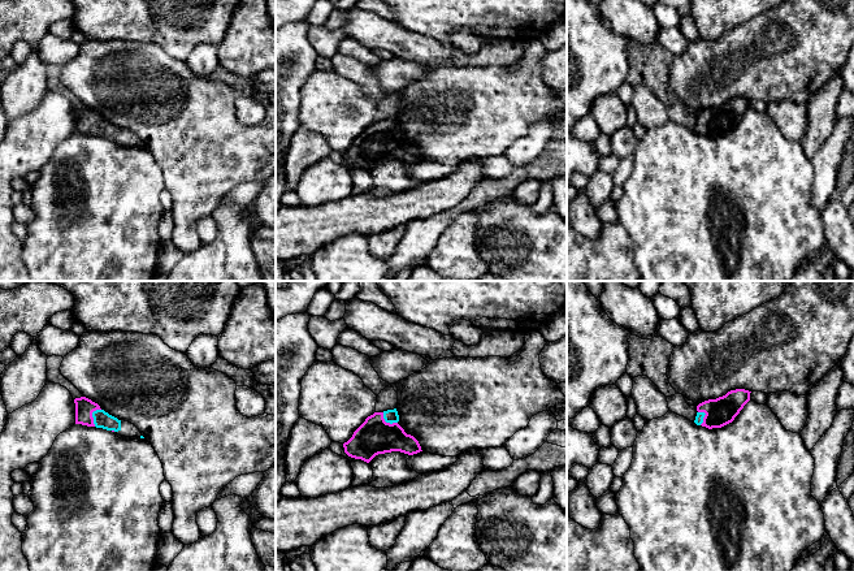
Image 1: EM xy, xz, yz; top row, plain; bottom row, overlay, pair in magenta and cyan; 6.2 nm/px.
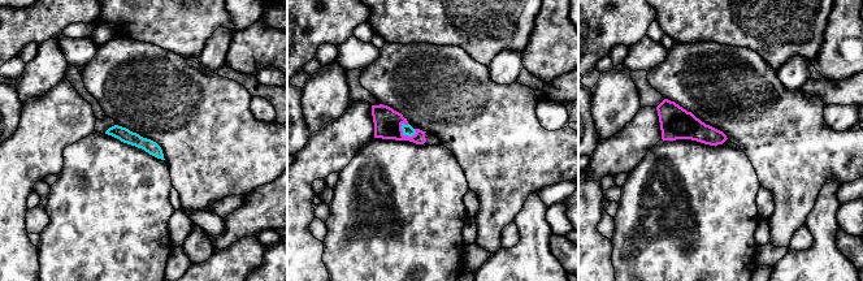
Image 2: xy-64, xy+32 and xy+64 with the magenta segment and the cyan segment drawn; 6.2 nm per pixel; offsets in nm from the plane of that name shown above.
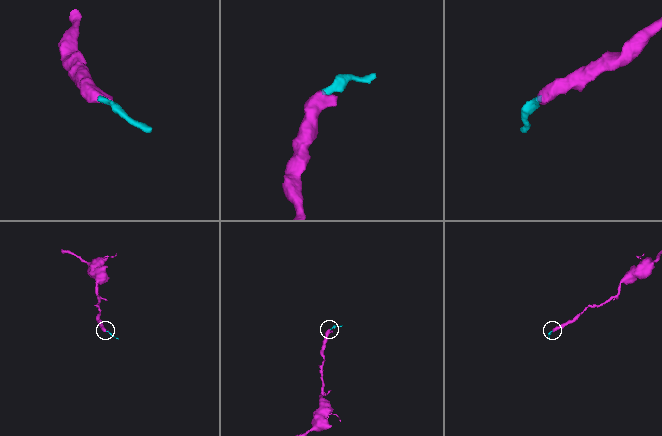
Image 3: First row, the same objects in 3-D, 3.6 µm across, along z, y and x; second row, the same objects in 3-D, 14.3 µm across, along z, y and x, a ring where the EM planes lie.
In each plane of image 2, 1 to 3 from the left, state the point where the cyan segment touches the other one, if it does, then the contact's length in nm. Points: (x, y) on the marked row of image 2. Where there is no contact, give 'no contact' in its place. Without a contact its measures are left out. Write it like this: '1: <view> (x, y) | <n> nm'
1: no contact
2: xy+32 (406, 135) | 120 nm
3: no contact

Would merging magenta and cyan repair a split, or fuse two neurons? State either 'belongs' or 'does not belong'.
belongs

